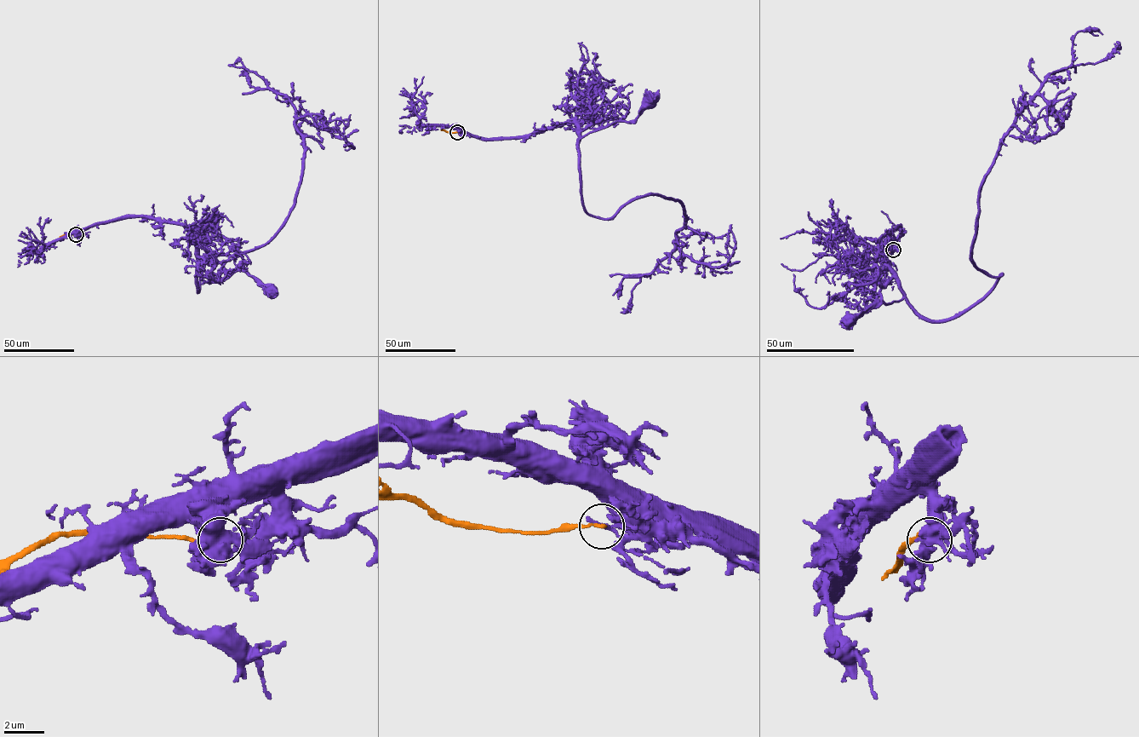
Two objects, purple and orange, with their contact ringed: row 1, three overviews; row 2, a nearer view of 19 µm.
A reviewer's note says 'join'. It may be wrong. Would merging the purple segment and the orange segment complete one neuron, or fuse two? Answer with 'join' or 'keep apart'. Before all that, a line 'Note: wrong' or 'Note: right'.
Note: wrong
keep apart

